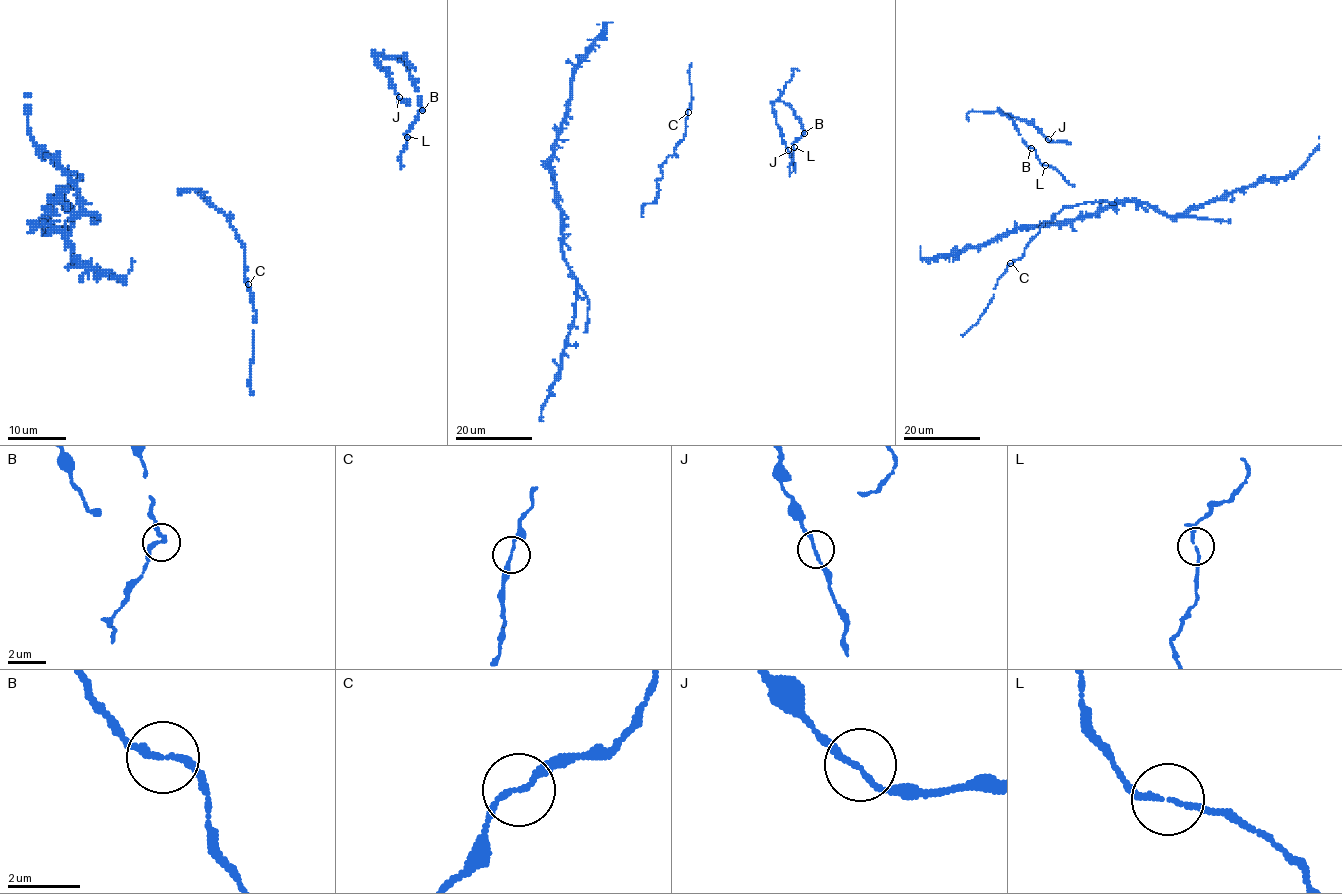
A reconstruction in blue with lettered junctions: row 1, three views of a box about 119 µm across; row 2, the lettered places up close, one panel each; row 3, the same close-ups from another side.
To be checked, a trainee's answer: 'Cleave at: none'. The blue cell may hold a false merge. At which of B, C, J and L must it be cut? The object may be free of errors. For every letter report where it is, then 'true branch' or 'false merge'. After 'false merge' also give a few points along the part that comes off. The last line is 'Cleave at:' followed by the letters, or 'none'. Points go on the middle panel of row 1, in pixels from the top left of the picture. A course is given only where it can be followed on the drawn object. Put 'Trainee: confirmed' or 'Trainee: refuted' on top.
Trainee: confirmed
B: (804, 133) | true branch
C: (688, 112) | true branch
J: (788, 150) | true branch
L: (794, 147) | true branch
Cleave at: none

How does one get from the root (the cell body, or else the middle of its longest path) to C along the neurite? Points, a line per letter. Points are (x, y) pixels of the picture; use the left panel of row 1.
C: (177, 191), (203, 191), (200, 195), (209, 198), (228, 219), (244, 248), (245, 281), (248, 284)

